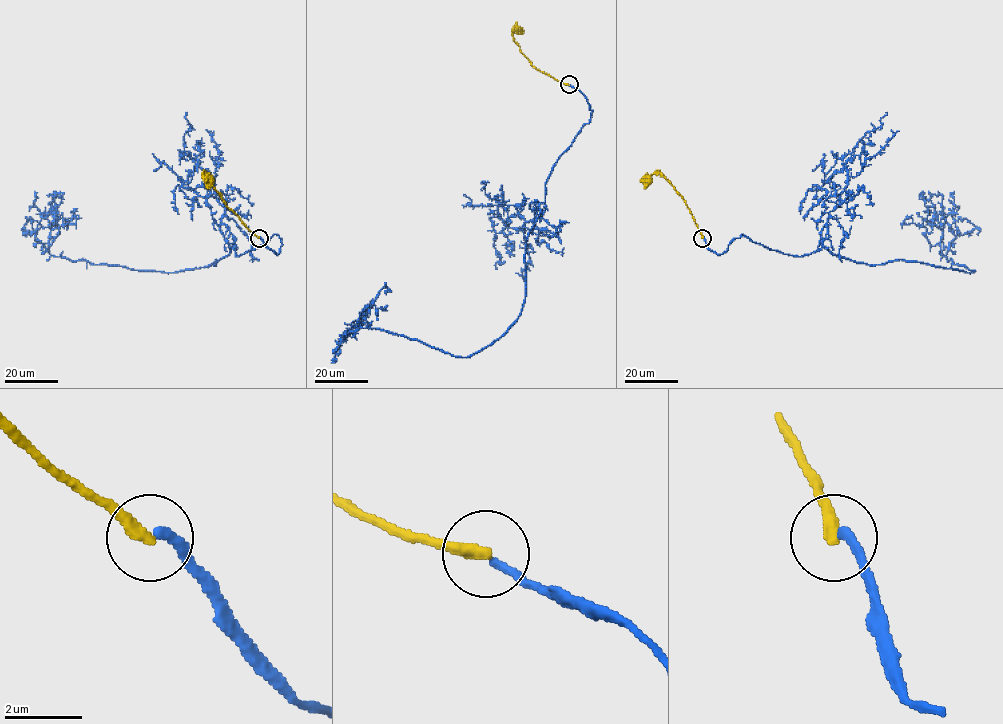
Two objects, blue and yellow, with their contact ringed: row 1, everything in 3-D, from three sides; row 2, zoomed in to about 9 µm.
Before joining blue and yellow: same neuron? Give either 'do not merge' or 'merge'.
do not merge

